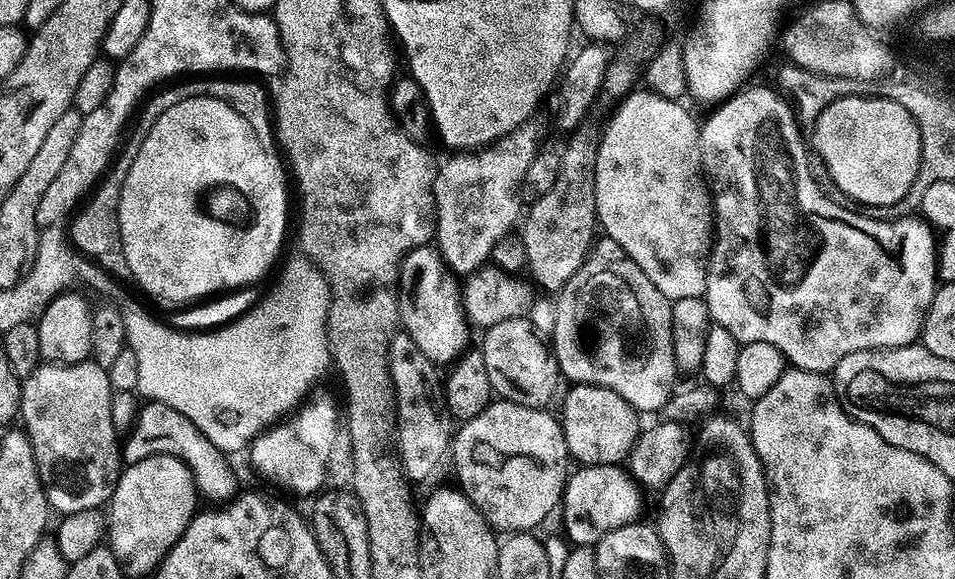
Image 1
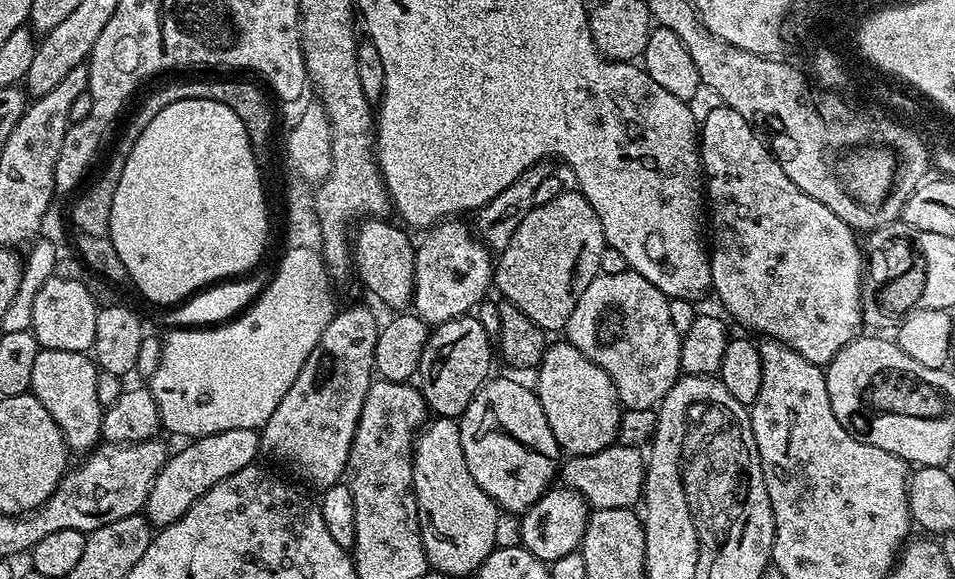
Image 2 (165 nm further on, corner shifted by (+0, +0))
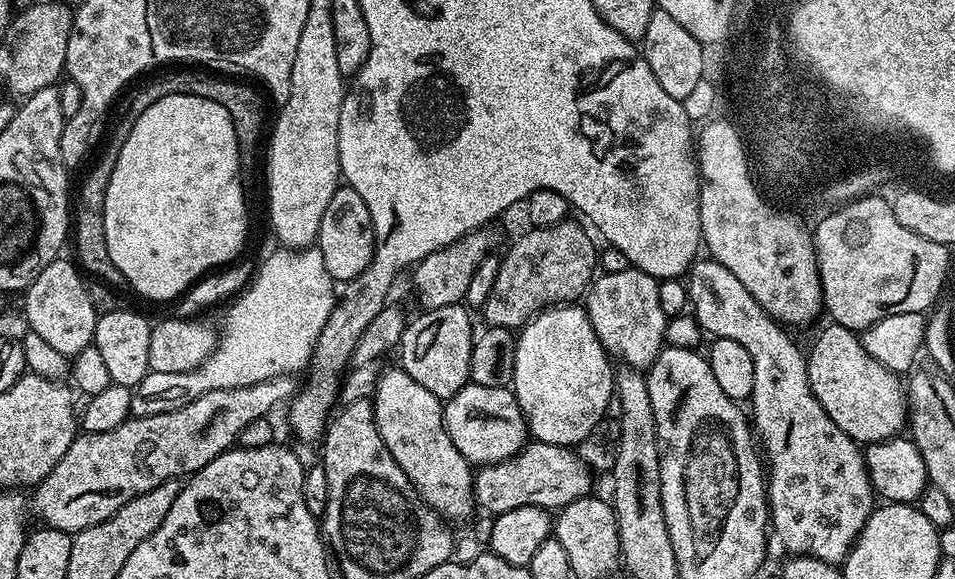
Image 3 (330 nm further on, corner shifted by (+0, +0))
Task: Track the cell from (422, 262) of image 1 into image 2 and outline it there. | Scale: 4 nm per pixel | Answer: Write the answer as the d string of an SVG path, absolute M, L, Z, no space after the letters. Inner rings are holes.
M368 218L355 229L354 272L360 275L361 282L386 307L404 310L412 303L412 271L416 261L416 249L414 240L407 236L409 233L399 223L387 224L386 221L384 218Z

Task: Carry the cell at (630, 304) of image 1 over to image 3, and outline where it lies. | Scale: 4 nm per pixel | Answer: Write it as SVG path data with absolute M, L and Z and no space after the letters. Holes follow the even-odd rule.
M629 266L618 274L605 272L593 279L586 293L586 311L594 326L594 334L598 334L600 344L609 357L623 362L627 367L647 370L660 357L661 348L665 347L664 331L669 317L664 315L662 306L658 303L658 281L656 277Z

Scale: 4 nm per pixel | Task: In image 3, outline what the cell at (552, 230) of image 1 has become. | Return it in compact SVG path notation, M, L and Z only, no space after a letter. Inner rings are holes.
M575 219L563 220L561 224L555 224L549 228L532 228L525 236L520 236L512 244L512 249L500 261L498 276L494 281L492 295L486 298L482 313L487 323L493 328L507 328L519 330L536 315L546 308L553 306L568 306L587 293L594 277L598 272L598 248L592 245L588 237L589 229L575 224Z

